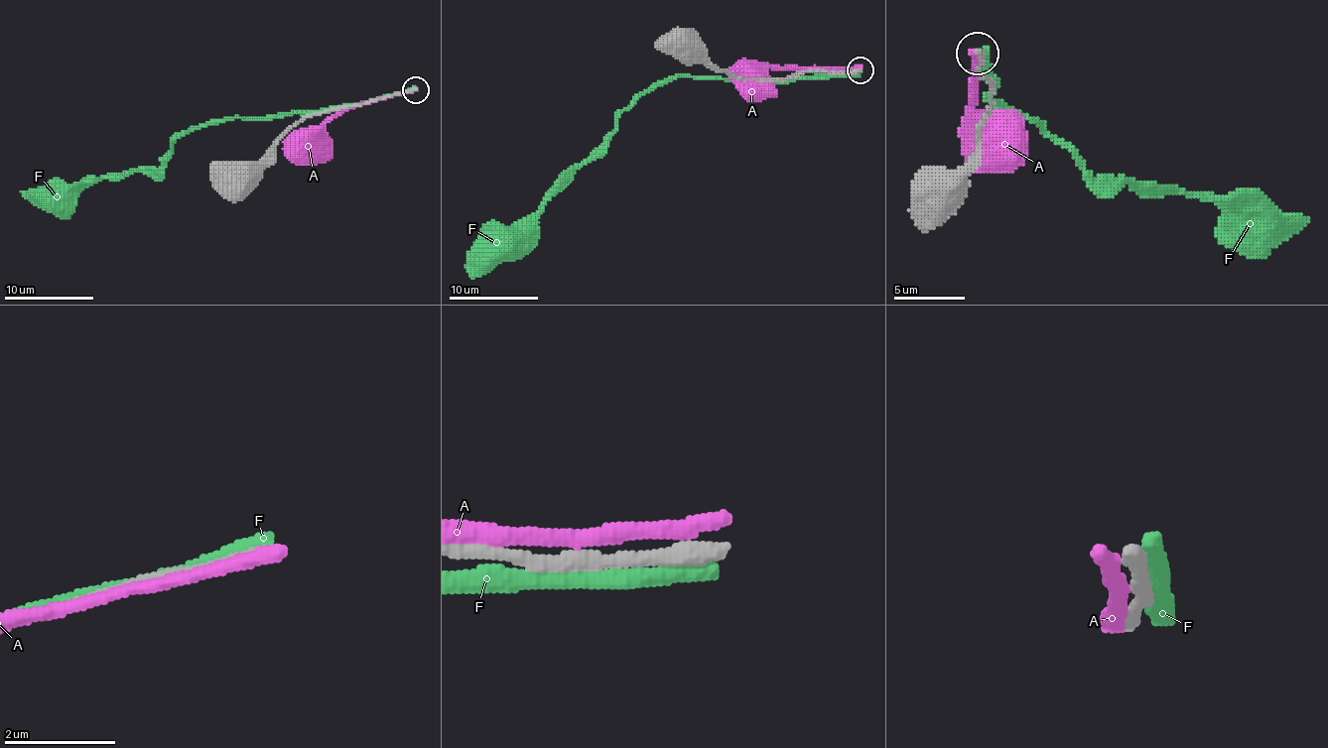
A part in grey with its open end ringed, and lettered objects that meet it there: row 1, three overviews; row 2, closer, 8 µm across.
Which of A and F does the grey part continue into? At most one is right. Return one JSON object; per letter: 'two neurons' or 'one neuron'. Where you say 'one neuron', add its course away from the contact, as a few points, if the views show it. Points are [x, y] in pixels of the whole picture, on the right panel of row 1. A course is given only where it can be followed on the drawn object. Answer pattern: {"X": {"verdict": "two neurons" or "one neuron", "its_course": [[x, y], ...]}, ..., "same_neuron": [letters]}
{"A": {"verdict": "two neurons"}, "F": {"verdict": "two neurons"}, "same_neuron": []}

